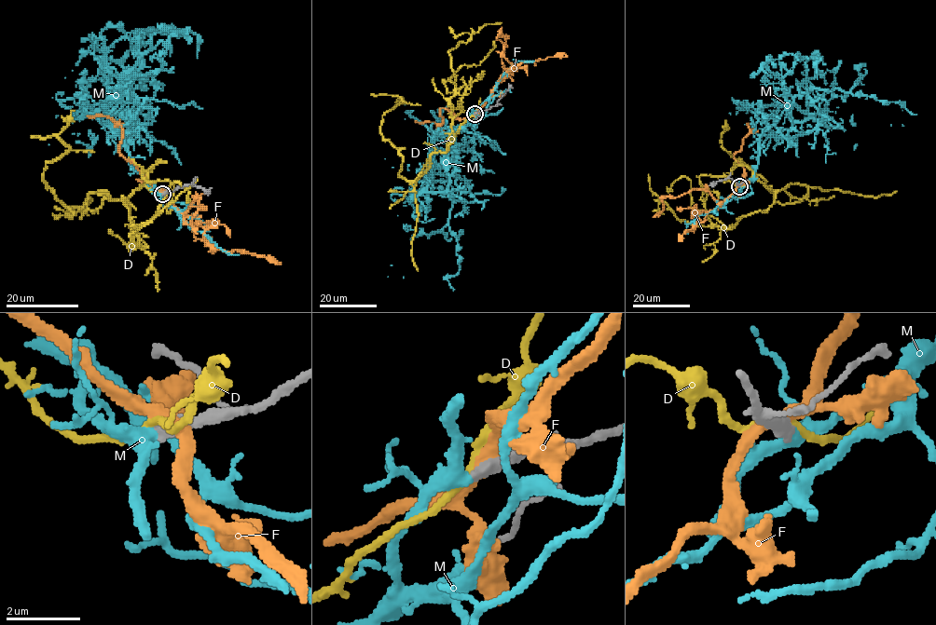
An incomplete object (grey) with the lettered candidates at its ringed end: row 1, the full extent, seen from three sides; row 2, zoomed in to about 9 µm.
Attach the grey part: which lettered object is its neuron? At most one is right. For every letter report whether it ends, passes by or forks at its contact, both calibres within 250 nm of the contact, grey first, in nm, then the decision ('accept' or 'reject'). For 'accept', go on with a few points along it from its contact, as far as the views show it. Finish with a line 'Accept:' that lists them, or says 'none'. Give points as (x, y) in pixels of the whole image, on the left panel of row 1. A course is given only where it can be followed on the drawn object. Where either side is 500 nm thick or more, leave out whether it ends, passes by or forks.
D: it passes by; calibres 380 and 190 nm; reject
F: it passes by; calibres 400 and 360 nm; reject
M: it passes by; calibres 360 and 360 nm; accept; course (162, 194), (104, 123), (112, 91), (135, 72), (129, 75), (144, 88), (73, 117)
Accept: M

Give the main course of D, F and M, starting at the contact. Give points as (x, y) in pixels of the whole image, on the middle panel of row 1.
D: (474, 113), (412, 183), (398, 175), (403, 148), (380, 130), (381, 117), (402, 100), (392, 95), (406, 101)
F: (475, 113), (489, 98), (494, 86), (506, 72), (523, 61), (567, 55)
M: (474, 114), (464, 128), (434, 138), (429, 155), (447, 178), (459, 271), (404, 276)

